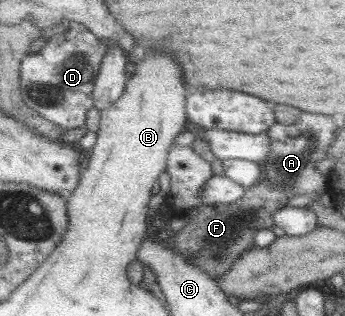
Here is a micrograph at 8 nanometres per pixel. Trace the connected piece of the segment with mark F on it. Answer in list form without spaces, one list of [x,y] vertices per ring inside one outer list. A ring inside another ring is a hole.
[[[263,179],[247,189],[246,194],[236,202],[201,205],[197,215],[190,217],[180,231],[168,235],[170,247],[208,272],[212,278],[218,279],[224,276],[244,253],[256,247],[257,230],[274,226],[272,212],[284,207],[286,200],[292,196],[291,190],[287,190],[285,186],[276,186]]]

